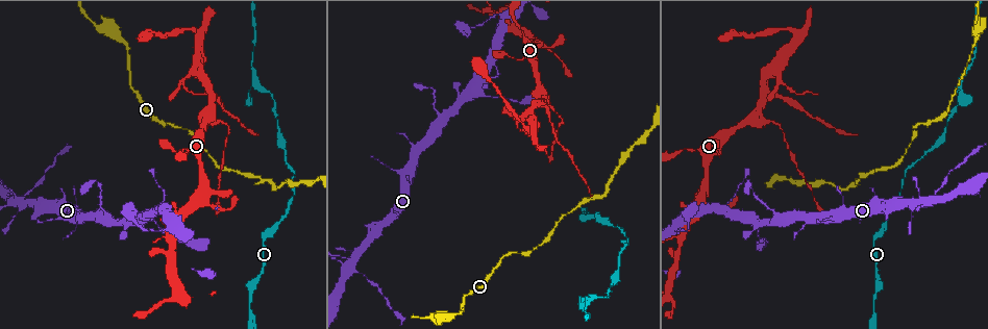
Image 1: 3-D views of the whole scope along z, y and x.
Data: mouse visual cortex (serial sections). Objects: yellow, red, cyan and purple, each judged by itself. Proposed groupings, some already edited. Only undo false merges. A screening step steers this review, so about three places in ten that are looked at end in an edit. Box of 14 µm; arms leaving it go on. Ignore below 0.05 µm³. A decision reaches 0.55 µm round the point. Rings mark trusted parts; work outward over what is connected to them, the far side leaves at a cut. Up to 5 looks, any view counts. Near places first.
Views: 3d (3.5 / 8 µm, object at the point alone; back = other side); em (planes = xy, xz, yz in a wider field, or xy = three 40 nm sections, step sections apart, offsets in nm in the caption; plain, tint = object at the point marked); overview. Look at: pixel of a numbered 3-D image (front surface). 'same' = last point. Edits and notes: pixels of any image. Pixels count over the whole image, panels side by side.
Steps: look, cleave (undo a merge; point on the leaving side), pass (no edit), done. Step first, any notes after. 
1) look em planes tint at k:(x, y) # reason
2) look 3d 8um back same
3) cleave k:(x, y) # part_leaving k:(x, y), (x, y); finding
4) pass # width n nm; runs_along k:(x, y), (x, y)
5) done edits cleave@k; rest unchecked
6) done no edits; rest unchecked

look 3d 3.5um back at 1:(366, 277) # narrows sharply

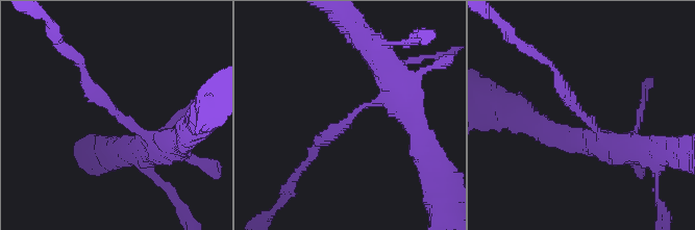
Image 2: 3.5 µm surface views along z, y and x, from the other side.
look em xy step 3 tint at 2:(117, 110) # arm_widths 200, 300 nm

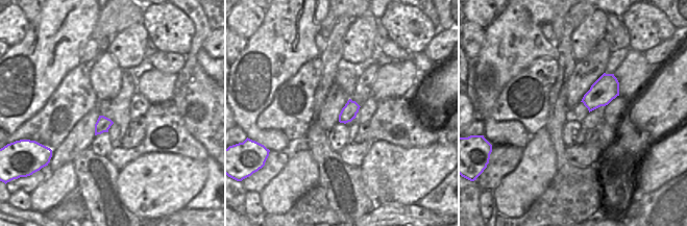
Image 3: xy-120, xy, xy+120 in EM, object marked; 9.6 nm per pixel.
pass # runs_along 2:(160, 147), (87, 83), (80, 60); one cell here

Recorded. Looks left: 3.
look 3d 8um at 1:(220, 121) # calibre changes

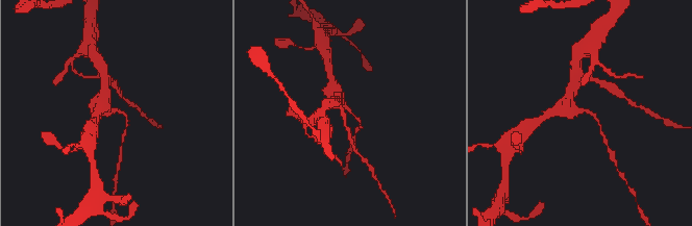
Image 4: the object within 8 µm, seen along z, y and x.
look em xy step 5 tint at 4:(119, 112) # arm_widths 150, 400 nm

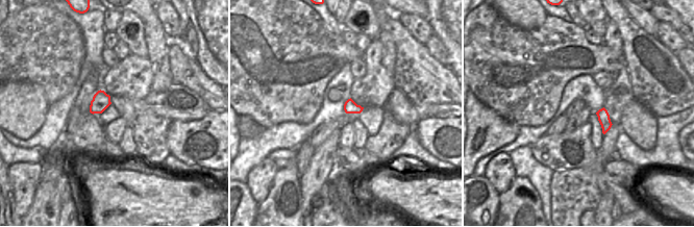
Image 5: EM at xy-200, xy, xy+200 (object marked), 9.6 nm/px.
cleave 4:(356, 129) # width 130 nm; part_leaving 4:(593, 115), (599, 123), (610, 151); a second cell is stuck on

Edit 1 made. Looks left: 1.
done edits cleave@4; rest unchecked

